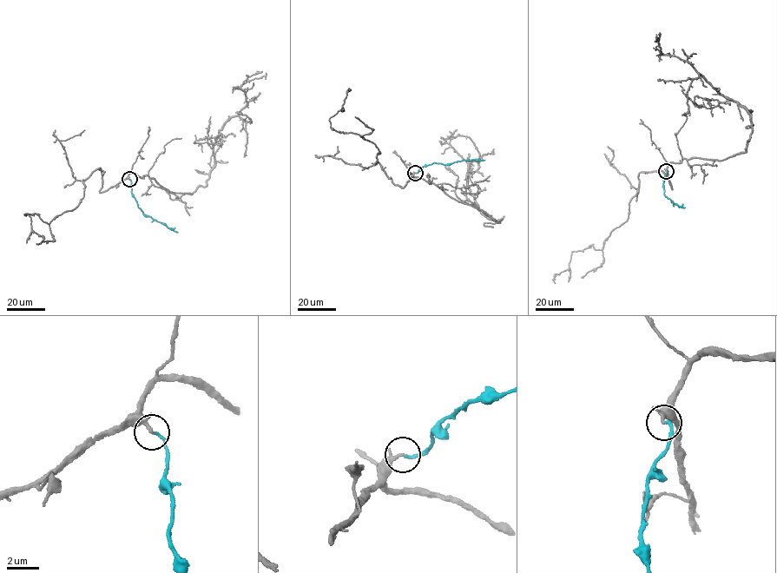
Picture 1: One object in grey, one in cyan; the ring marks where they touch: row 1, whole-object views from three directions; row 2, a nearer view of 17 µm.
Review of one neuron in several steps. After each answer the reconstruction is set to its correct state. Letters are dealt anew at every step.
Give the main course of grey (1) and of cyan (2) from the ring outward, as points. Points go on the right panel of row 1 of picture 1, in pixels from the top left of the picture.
1: (666, 171), (684, 158), (719, 161), (744, 152), (752, 124), (747, 109), (688, 62), (663, 55), (655, 40)
2: (666, 170), (664, 195), (684, 207)

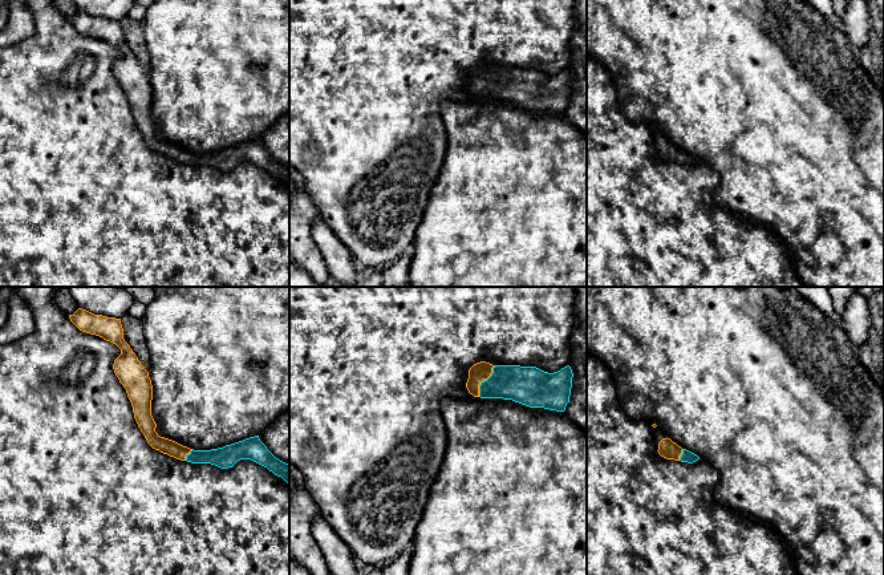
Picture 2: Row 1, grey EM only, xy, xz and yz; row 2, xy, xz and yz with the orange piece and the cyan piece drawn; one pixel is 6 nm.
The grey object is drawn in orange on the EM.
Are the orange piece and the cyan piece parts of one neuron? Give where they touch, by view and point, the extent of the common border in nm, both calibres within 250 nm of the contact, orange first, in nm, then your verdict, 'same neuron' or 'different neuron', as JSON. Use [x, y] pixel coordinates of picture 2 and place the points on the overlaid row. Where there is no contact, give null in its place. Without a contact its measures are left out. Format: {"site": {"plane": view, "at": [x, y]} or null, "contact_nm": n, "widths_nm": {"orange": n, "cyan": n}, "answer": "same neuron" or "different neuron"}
{"site": {"plane": "xz", "at": [483, 379]}, "contact_nm": 220, "widths_nm": {"orange": 110, "cyan": 220}, "answer": "same neuron"}

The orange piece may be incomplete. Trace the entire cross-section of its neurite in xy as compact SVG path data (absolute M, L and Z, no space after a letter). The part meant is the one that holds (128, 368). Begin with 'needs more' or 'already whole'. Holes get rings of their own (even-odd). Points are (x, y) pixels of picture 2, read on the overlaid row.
needs more | M82 308L69 315L69 319L80 331L100 336L121 349L113 369L126 389L138 428L153 449L181 461L211 463L220 469L232 467L240 459L251 459L281 477L289 485L289 465L276 458L259 436L211 450L194 450L161 437L155 432L157 424L151 416L153 385L149 372L125 341L121 319L94 315Z

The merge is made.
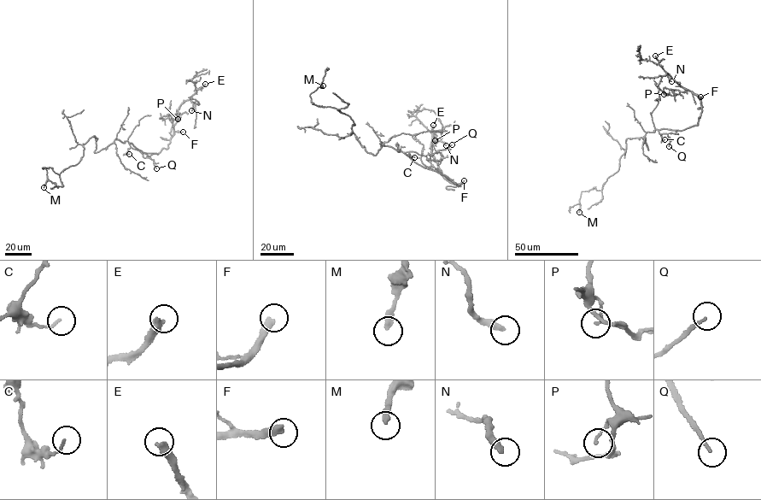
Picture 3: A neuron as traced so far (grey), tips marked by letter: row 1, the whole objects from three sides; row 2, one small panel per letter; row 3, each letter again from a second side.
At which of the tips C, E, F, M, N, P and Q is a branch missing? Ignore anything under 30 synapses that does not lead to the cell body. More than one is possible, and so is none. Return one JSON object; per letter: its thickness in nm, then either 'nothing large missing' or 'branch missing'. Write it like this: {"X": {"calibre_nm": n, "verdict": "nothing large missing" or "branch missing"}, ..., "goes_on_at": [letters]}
{"C": {"calibre_nm": 90, "verdict": "nothing large missing"}, "E": {"calibre_nm": 420, "verdict": "branch missing"}, "F": {"calibre_nm": 340, "verdict": "branch missing"}, "M": {"calibre_nm": 280, "verdict": "nothing large missing"}, "N": {"calibre_nm": 320, "verdict": "nothing large missing"}, "P": {"calibre_nm": 100, "verdict": "nothing large missing"}, "Q": {"calibre_nm": 150, "verdict": "branch missing"}, "goes_on_at": ["E", "F", "Q"]}

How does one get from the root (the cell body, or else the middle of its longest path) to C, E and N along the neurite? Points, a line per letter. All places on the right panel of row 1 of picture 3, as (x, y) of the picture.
C: (650, 132), (656, 129), (664, 139)
E: (650, 132), (666, 128), (680, 131), (696, 125), (702, 110), (699, 97), (671, 78), (655, 55)
N: (650, 132), (666, 128), (680, 131), (697, 124), (702, 110), (699, 97), (682, 87), (666, 73), (671, 81)

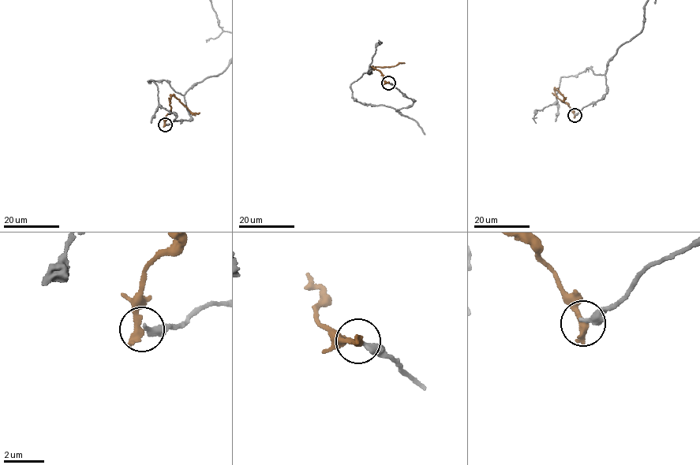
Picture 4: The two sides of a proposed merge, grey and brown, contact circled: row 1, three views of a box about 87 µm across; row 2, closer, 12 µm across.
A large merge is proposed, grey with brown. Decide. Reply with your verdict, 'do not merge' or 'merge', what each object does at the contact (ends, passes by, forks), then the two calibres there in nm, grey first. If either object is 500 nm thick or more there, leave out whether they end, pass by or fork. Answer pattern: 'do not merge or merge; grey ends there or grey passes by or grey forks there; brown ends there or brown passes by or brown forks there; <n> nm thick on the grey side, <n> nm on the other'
do not merge; grey ends there; brown ends there; 300 nm thick on the grey side, 400 nm on the other

